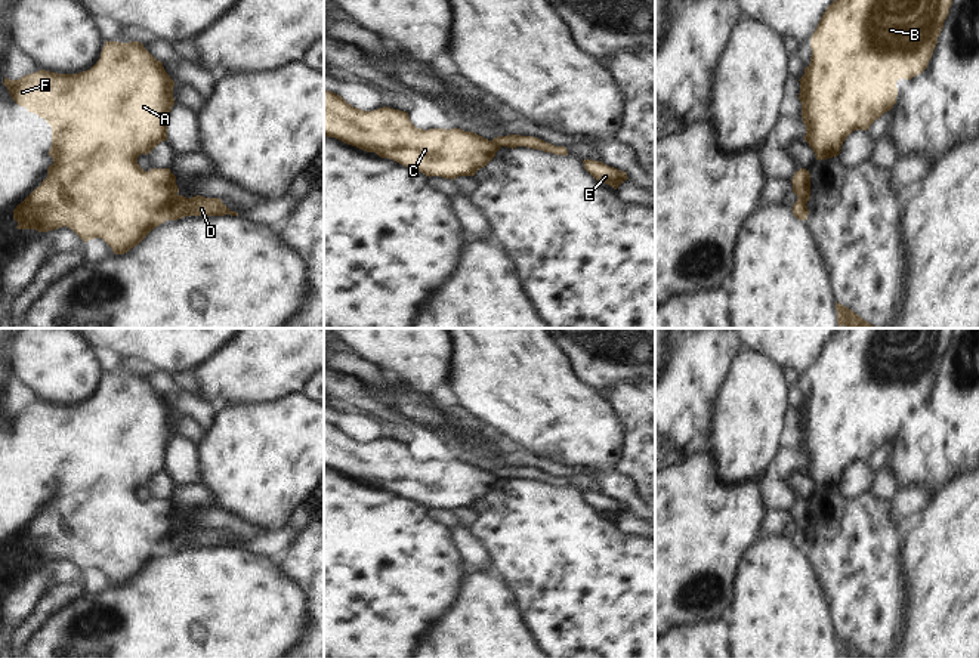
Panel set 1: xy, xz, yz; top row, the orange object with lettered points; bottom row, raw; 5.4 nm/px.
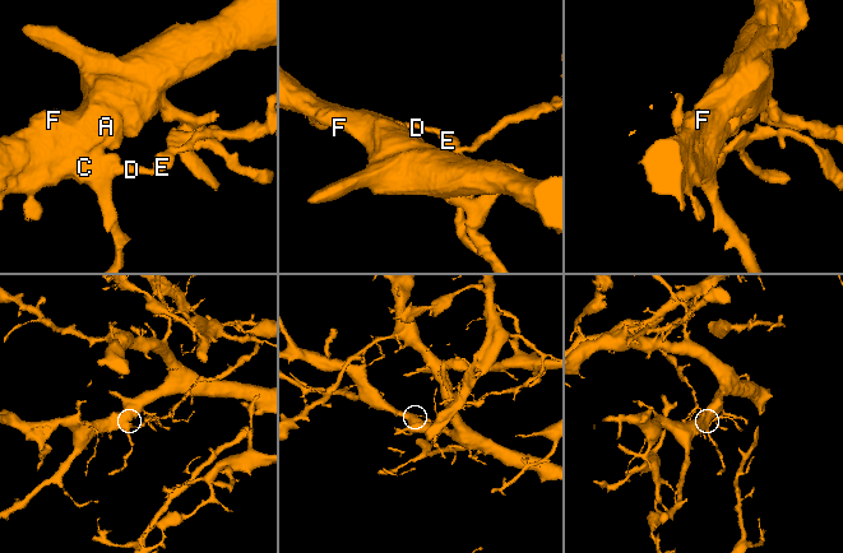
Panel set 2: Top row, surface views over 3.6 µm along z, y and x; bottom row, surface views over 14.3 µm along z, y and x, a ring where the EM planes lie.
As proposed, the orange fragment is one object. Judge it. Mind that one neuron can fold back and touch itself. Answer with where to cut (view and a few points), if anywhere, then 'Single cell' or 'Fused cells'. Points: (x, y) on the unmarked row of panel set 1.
Split along xy (176, 525), (161, 540), (166, 550). Fused cells

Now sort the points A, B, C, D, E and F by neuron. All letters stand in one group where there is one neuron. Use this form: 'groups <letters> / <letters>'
groups A B C F / D E

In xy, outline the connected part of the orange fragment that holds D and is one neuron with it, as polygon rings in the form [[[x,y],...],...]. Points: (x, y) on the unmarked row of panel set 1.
[[[175,526],[161,543],[167,552],[177,552],[185,547],[238,547],[238,544],[231,543],[220,529],[206,529],[200,526],[192,529]]]

